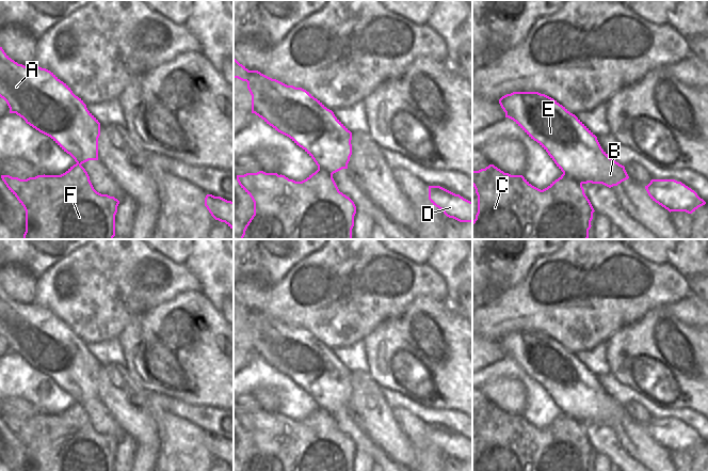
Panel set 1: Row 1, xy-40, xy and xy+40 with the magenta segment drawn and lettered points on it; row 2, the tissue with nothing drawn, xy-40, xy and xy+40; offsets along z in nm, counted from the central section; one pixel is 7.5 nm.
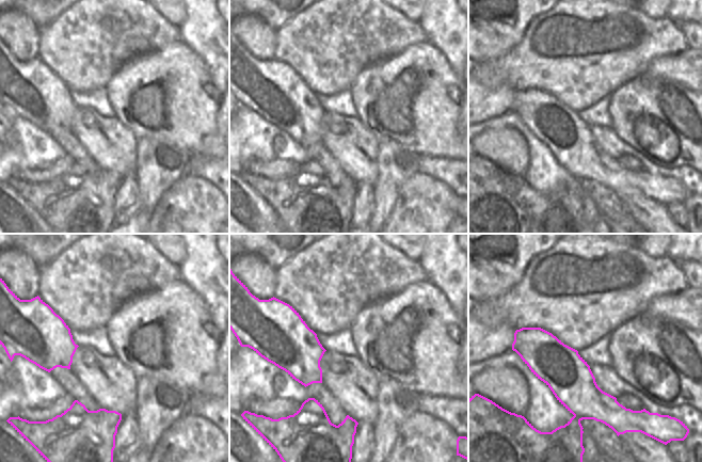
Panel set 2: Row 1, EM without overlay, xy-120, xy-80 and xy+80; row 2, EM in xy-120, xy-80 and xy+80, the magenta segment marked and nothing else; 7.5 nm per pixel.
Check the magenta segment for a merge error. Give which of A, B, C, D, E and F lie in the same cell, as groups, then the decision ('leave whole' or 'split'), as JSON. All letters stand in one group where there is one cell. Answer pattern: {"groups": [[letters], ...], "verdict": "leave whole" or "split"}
{"groups": [["A", "B", "D", "E"], ["C", "F"]], "verdict": "split"}

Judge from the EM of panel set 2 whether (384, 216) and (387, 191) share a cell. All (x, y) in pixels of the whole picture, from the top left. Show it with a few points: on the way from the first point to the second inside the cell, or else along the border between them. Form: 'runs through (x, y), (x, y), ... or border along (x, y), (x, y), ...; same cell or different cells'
runs through (384, 209), (385, 197); same cell

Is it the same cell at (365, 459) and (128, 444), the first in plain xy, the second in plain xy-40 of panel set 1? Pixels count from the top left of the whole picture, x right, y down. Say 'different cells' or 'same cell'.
same cell

